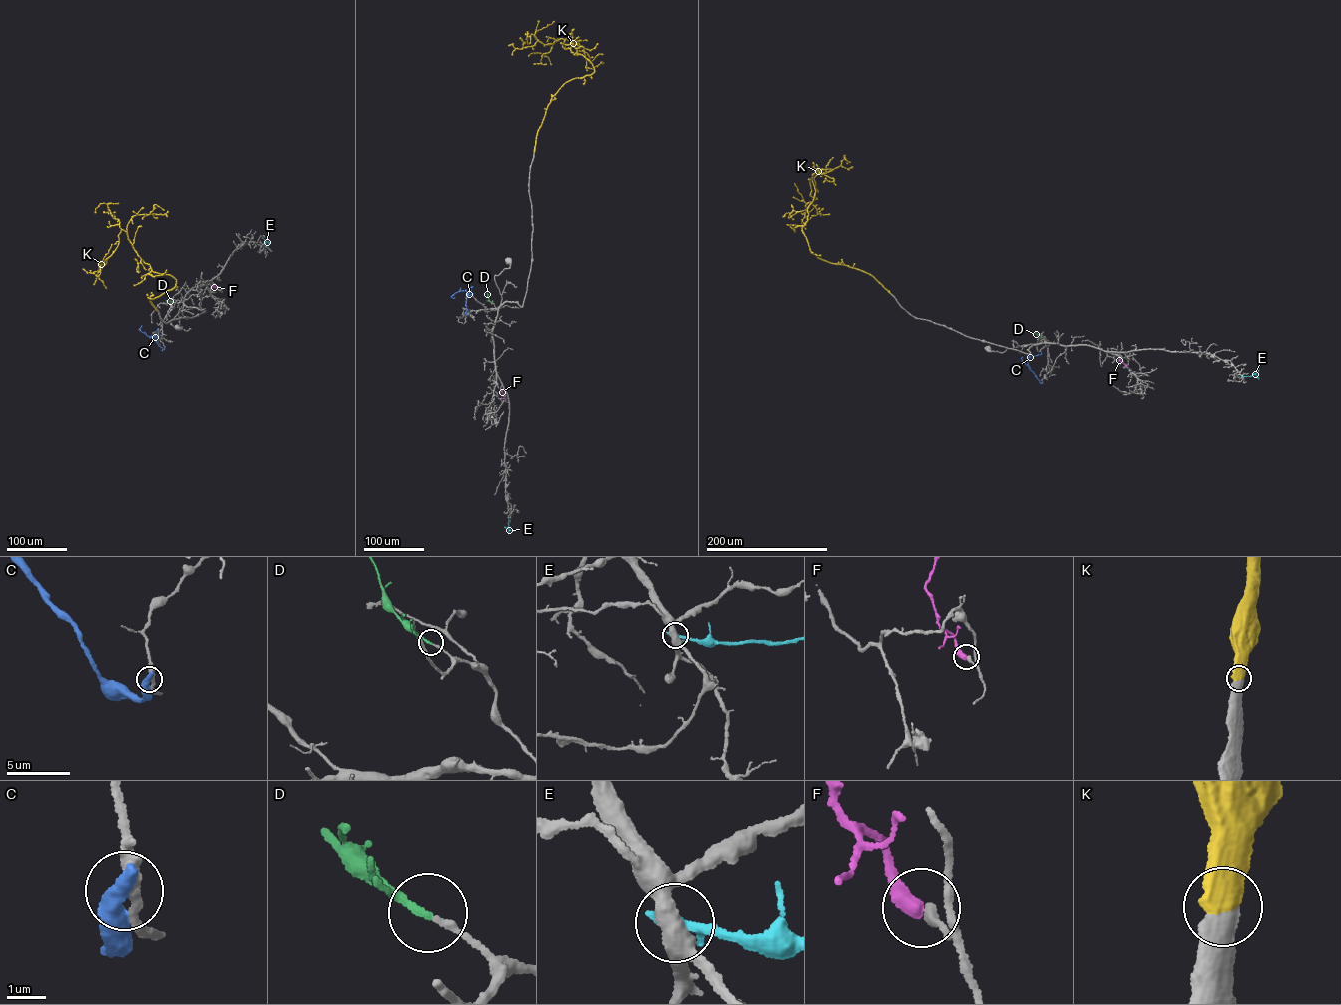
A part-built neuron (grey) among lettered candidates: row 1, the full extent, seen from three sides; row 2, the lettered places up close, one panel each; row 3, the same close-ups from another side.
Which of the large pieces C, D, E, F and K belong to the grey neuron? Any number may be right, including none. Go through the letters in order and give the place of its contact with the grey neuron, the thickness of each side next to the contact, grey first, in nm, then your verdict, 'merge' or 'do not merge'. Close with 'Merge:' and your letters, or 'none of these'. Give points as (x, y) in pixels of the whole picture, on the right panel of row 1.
C: (1042, 382) | 280/550 nm | do not merge
D: (1041, 339) | 140/150 nm | merge
E: (1241, 376) | 440/300 nm | do not merge
F: (1126, 365) | 260/460 nm | do not merge
K: (890, 294) | 600/650 nm | merge
Merge: D, K

